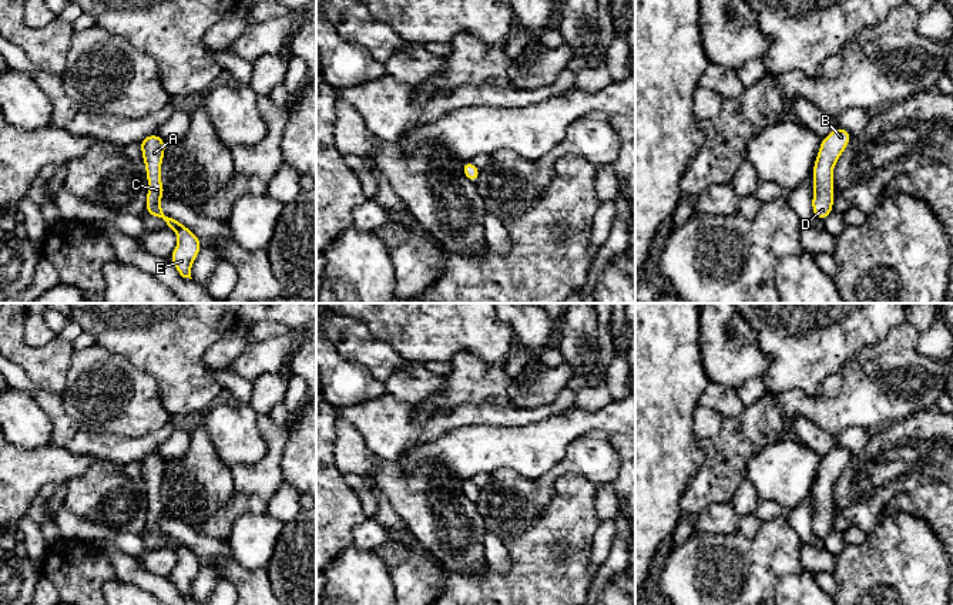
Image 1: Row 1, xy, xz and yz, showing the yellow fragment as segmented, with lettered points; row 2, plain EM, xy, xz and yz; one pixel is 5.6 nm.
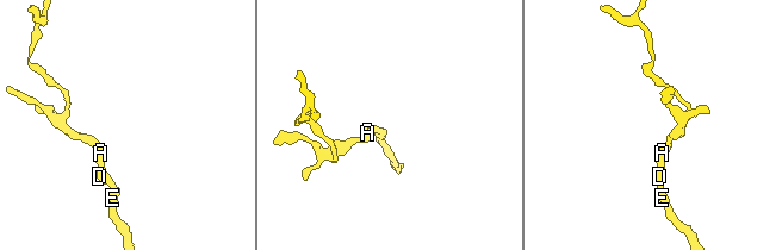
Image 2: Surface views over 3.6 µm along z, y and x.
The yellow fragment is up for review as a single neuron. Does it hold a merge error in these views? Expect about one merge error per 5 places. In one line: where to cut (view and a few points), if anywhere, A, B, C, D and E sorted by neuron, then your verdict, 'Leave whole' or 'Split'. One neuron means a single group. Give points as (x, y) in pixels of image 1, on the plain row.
No split. Groups: A B C D E. Leave whole

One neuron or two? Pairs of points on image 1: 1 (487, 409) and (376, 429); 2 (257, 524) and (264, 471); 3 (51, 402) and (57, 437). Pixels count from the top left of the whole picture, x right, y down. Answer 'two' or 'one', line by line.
1: one
2: two
3: one

